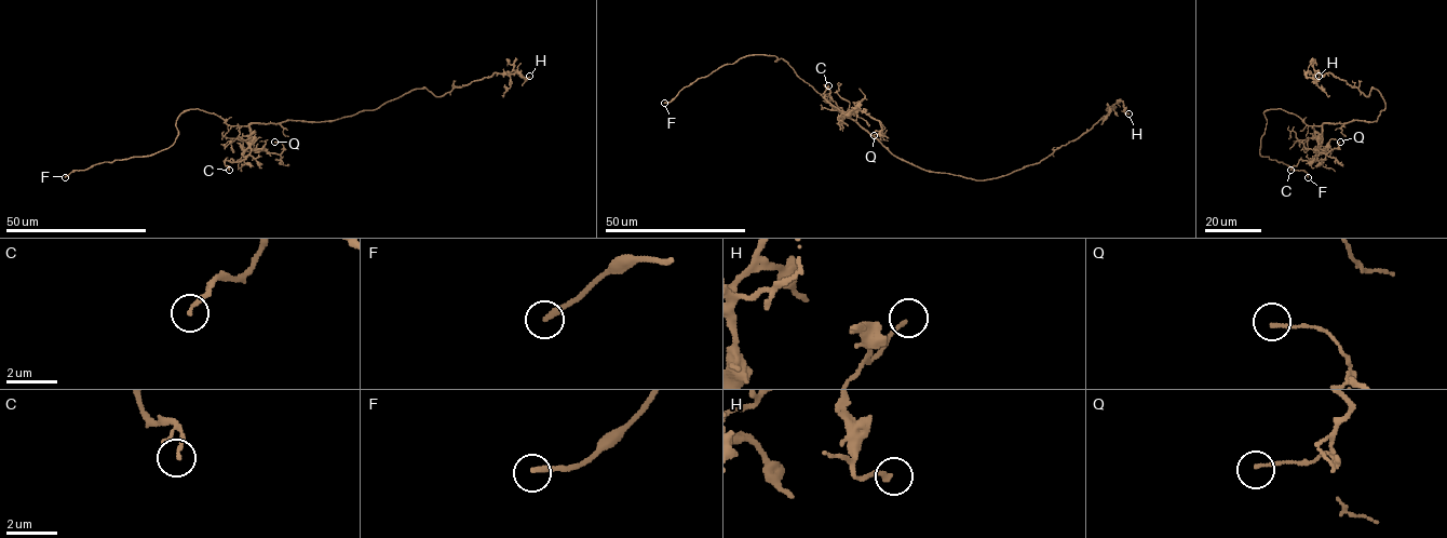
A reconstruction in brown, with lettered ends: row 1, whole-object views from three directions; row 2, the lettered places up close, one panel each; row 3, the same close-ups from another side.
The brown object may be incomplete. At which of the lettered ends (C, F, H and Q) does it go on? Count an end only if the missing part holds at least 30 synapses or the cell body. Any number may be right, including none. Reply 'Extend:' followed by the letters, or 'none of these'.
Extend: F

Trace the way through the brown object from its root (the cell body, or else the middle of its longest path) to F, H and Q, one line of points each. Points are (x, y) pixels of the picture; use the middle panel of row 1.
F: (886, 147), (834, 108), (786, 62), (781, 58), (775, 62), (773, 55), (751, 54), (721, 65), (664, 103)
H: (886, 147), (925, 170), (986, 180), (1039, 163), (1055, 149), (1079, 138), (1121, 101), (1124, 112), (1128, 113)
Q: (886, 147), (849, 115), (861, 110), (878, 120), (884, 129), (882, 133), (874, 135)

